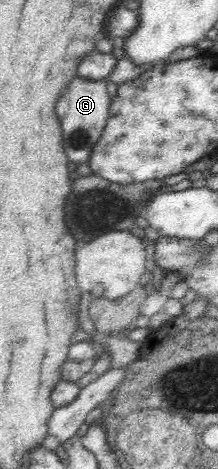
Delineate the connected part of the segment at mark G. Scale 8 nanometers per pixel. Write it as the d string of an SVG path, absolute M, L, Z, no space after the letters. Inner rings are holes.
M75 77L56 102L55 111L62 135L62 149L68 161L76 164L88 162L92 148L98 142L110 114L112 98L106 91L106 81L87 80Z

